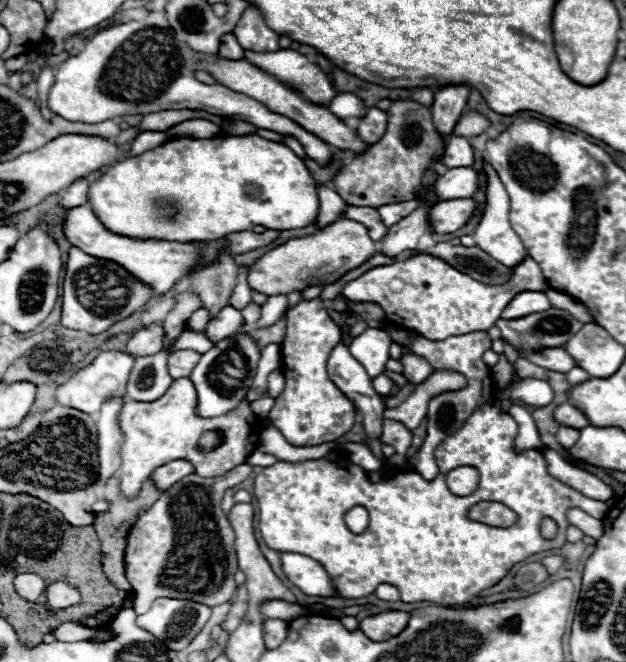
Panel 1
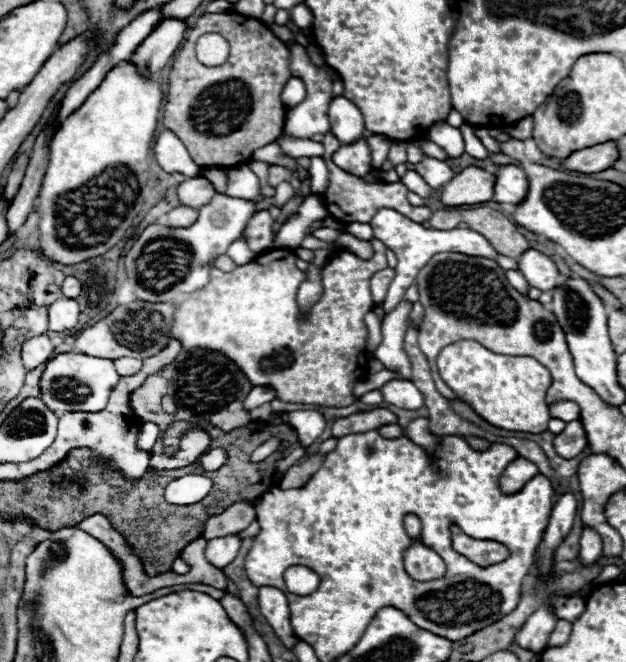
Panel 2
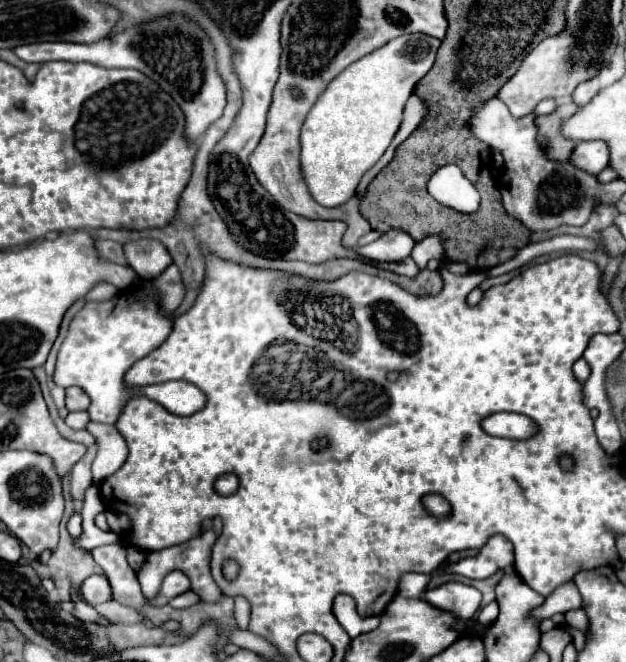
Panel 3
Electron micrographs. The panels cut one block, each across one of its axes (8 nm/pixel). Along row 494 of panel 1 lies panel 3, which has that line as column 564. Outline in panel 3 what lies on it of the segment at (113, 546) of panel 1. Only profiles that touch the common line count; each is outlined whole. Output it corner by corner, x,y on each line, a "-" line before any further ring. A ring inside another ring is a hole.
570,102
570,104
558,106
548,116
538,116
536,118
538,140
546,148
548,156
554,158
554,160
568,160
570,158
570,152
574,150
574,142
572,140
566,140
562,136
560,128
562,128
564,120
568,120
576,110
578,110
578,106
574,102

